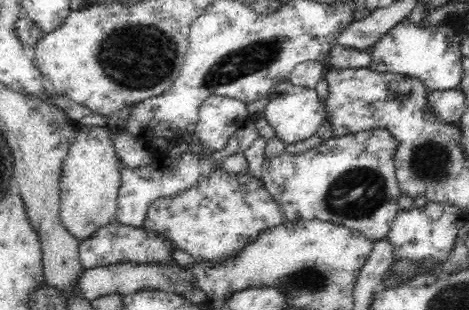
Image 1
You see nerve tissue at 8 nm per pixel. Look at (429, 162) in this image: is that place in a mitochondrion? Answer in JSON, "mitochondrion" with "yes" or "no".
{"mitochondrion":"yes"}

